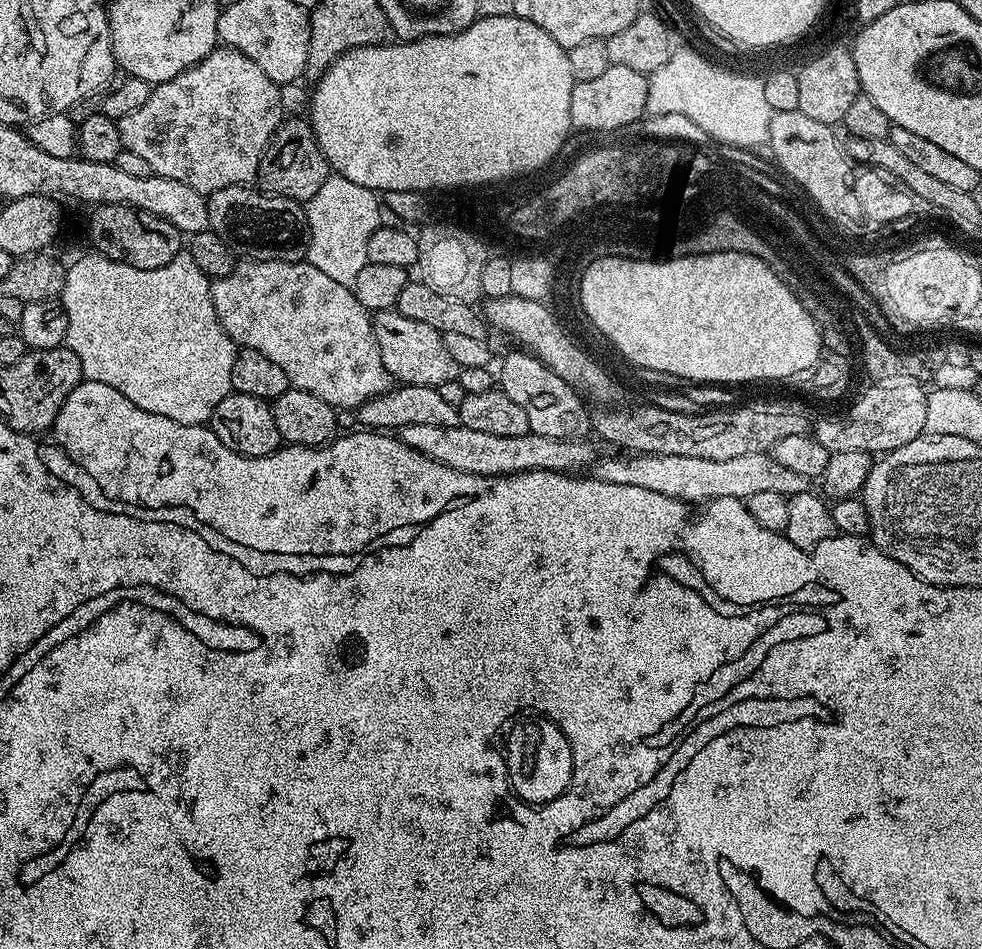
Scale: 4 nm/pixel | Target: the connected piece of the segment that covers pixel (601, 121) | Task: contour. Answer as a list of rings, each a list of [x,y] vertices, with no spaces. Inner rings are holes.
[[[617,64],[609,66],[604,74],[590,81],[577,80],[572,85],[570,114],[577,129],[612,134],[616,128],[626,127],[641,119],[648,106],[649,77],[638,70]]]

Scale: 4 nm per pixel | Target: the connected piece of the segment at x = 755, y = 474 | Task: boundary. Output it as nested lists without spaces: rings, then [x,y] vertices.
[[[768,452],[742,454],[738,458],[686,458],[685,456],[649,456],[647,454],[618,454],[605,460],[597,459],[594,464],[595,479],[618,482],[626,486],[646,486],[646,490],[658,490],[670,498],[703,502],[718,498],[738,498],[747,501],[750,494],[773,492],[789,497],[809,491],[809,477],[797,474],[782,466]]]

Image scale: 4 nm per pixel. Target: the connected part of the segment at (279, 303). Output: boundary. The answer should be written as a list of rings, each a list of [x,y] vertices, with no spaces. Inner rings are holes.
[[[244,258],[232,272],[211,281],[212,301],[222,330],[240,348],[258,350],[286,370],[289,385],[322,398],[331,408],[355,410],[390,387],[390,377],[378,350],[372,316],[358,302],[351,287],[334,282],[329,275],[307,262],[282,262]]]

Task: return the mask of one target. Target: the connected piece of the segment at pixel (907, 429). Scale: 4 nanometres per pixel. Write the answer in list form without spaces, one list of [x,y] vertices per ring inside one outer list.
[[[881,375],[876,384],[870,385],[849,406],[845,416],[837,420],[820,420],[817,424],[815,421],[814,435],[829,454],[842,450],[862,450],[869,454],[898,452],[925,433],[927,401],[927,391],[921,381],[898,380],[898,390],[892,390],[888,388],[888,380]]]

